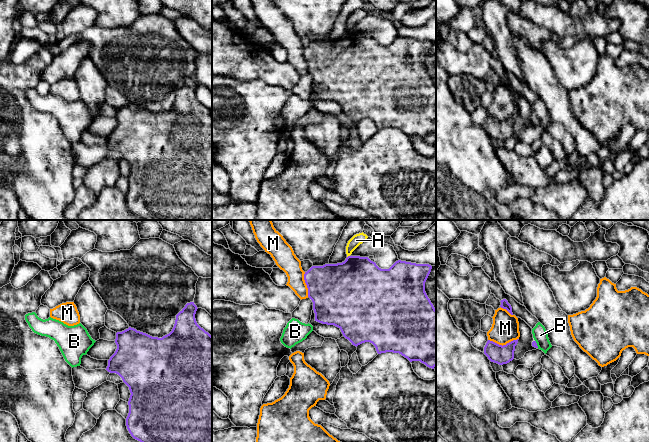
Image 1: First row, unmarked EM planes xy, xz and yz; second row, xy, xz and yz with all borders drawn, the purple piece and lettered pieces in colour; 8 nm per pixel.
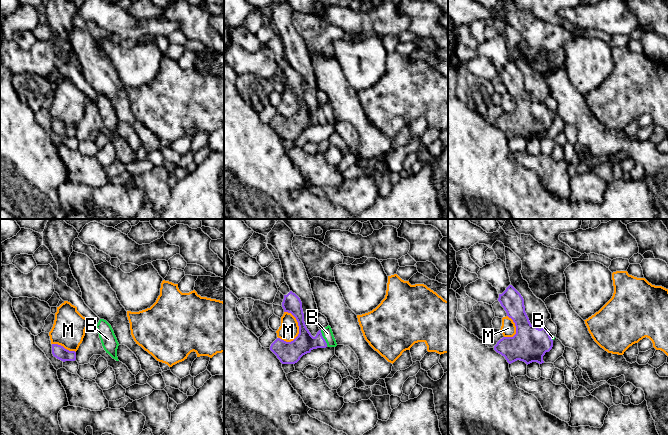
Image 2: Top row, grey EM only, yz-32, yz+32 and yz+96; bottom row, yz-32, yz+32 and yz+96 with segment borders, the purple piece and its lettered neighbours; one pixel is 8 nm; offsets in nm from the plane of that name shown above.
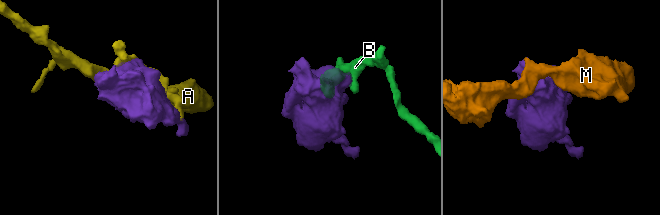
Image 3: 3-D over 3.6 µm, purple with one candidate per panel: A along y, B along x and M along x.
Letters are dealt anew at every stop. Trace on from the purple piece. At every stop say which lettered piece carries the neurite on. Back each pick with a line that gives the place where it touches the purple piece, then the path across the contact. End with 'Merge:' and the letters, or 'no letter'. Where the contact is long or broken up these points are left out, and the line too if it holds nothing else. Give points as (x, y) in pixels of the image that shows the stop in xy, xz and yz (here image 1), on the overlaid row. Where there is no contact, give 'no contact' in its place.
B: meets purple in yz at (536, 344); runs through yz (534, 344), (536, 344), (540, 340), (540, 335)
Merge: B

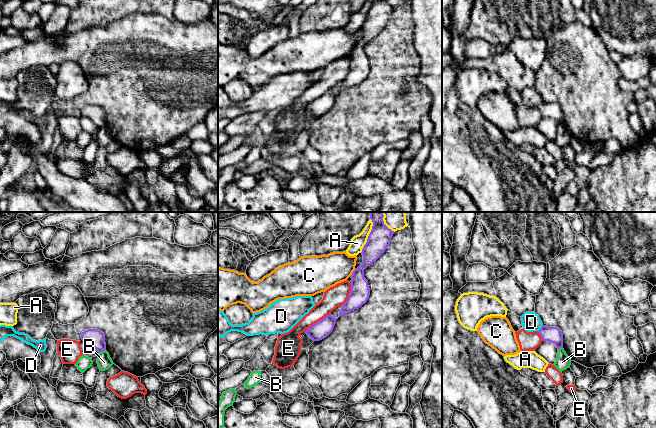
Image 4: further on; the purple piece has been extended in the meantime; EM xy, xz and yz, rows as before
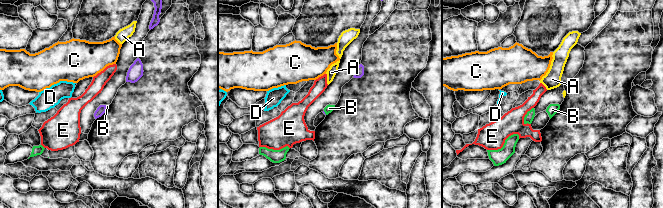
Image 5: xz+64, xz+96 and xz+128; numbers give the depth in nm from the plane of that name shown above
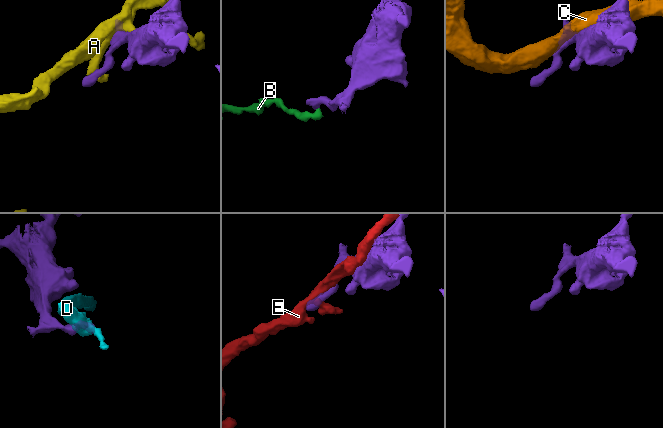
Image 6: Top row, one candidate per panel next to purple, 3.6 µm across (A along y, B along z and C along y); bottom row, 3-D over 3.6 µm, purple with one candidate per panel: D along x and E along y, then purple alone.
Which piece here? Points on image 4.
Merge: no letter

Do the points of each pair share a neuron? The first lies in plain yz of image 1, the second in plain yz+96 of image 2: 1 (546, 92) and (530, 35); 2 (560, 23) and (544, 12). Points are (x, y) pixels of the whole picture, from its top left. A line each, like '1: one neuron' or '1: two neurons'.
1: two neurons
2: two neurons

